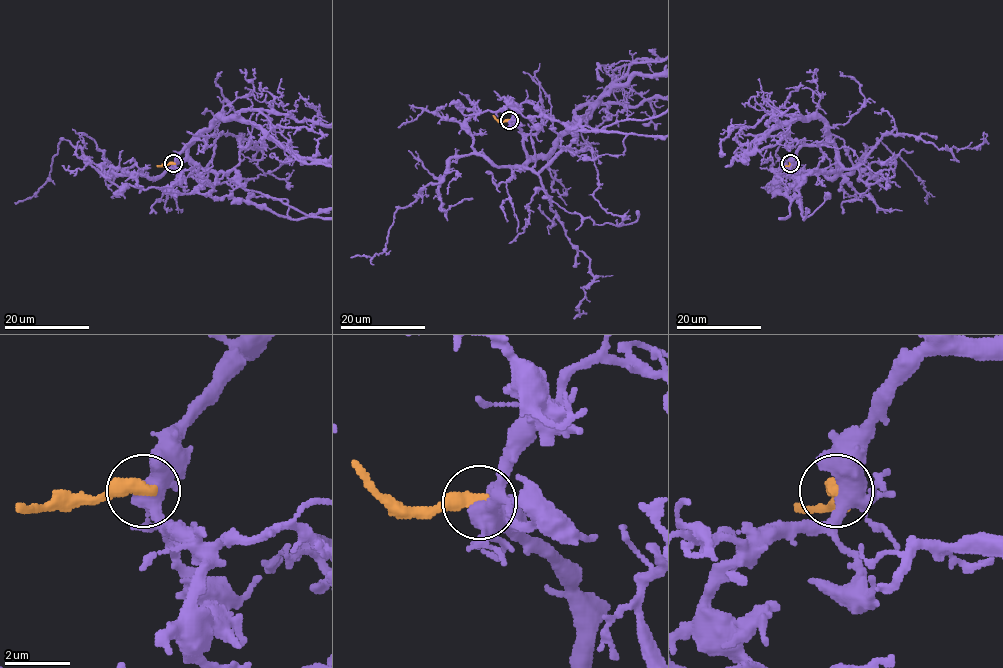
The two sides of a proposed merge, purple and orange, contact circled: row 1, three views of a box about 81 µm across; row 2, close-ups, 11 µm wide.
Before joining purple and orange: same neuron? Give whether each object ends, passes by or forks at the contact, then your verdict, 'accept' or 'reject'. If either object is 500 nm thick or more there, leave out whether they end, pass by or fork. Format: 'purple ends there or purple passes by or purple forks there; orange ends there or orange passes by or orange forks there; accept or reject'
reject

